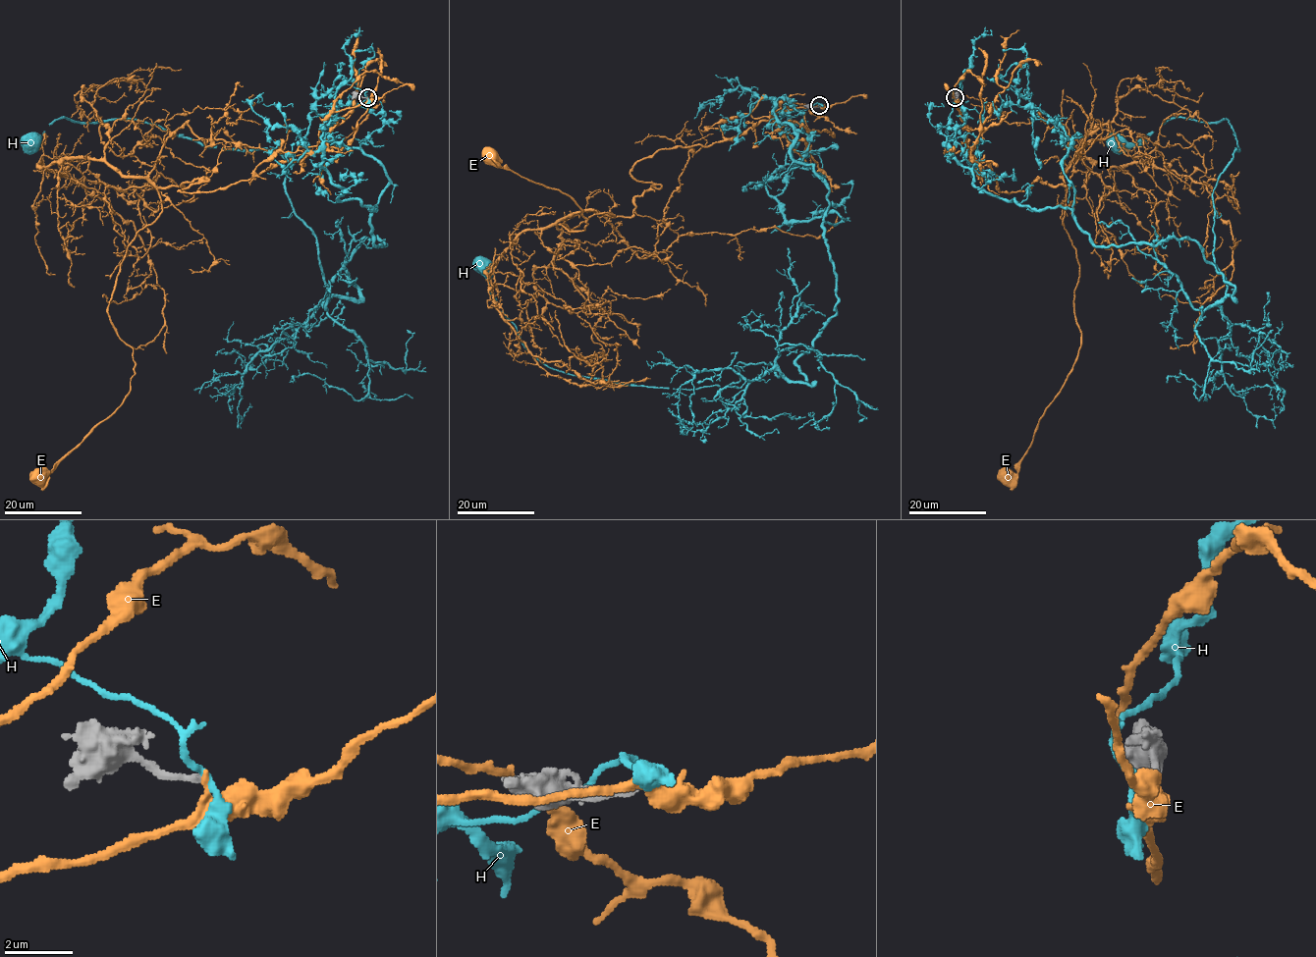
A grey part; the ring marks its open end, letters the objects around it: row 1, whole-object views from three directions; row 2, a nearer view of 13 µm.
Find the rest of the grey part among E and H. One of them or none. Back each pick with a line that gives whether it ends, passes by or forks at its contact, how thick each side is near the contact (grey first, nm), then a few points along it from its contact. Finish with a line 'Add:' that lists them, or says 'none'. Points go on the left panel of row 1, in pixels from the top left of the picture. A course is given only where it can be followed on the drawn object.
Add: none

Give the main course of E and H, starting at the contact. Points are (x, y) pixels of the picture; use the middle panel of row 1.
E: (819, 105), (639, 159), (630, 172), (652, 185), (634, 213), (560, 224), (583, 231), (569, 195), (487, 157)
H: (819, 105), (774, 99), (829, 187), (810, 384), (553, 370), (483, 267)

